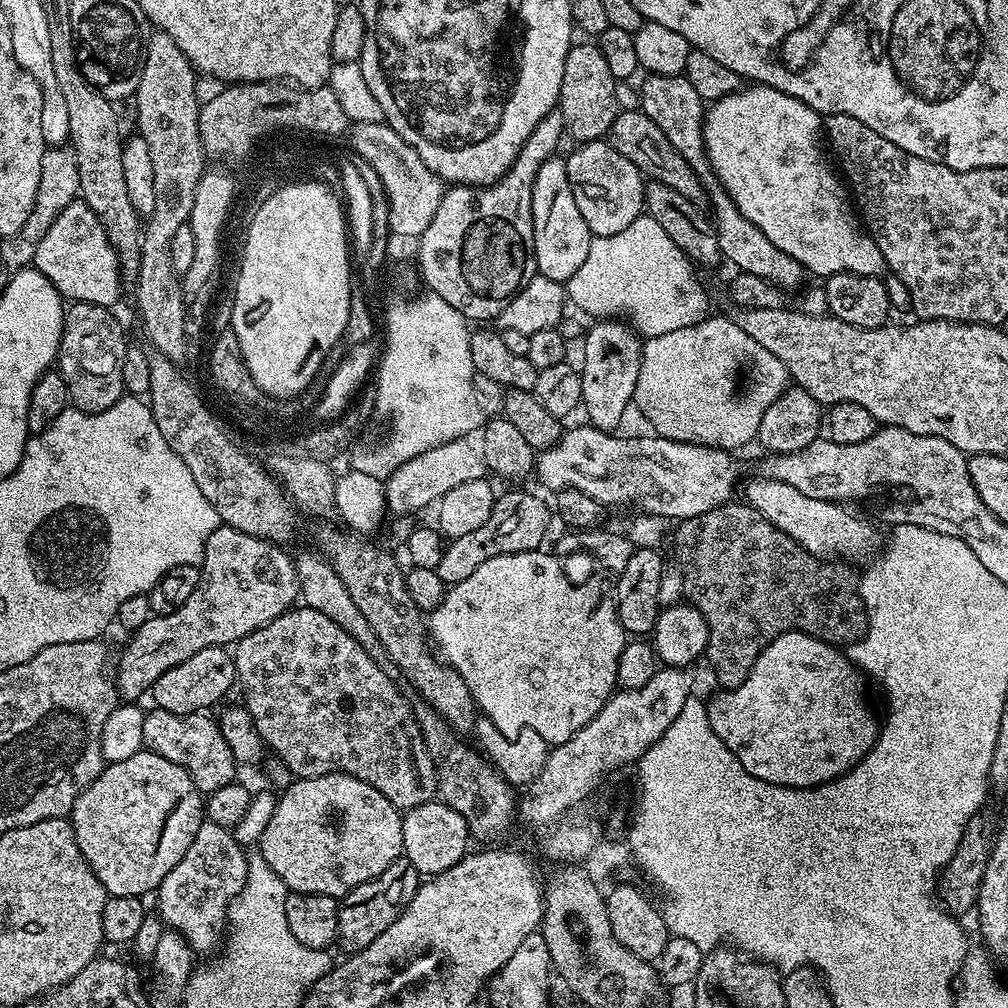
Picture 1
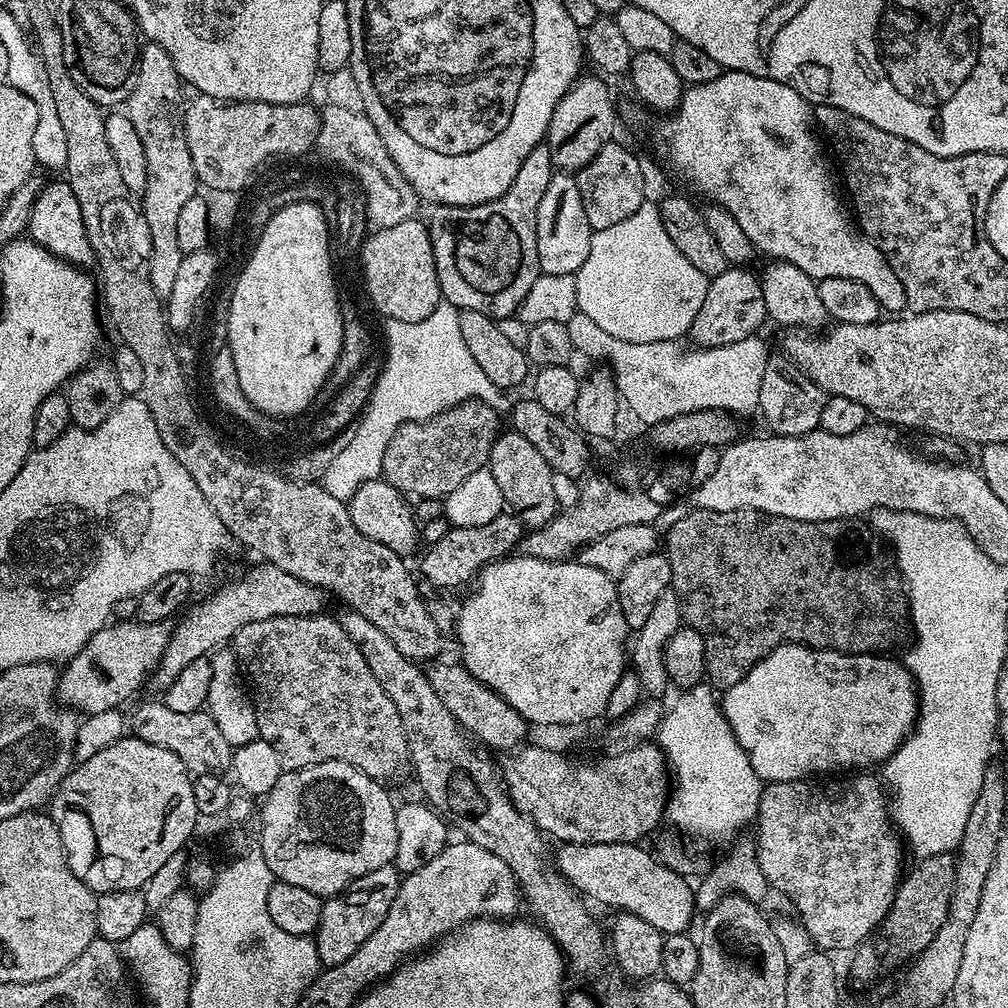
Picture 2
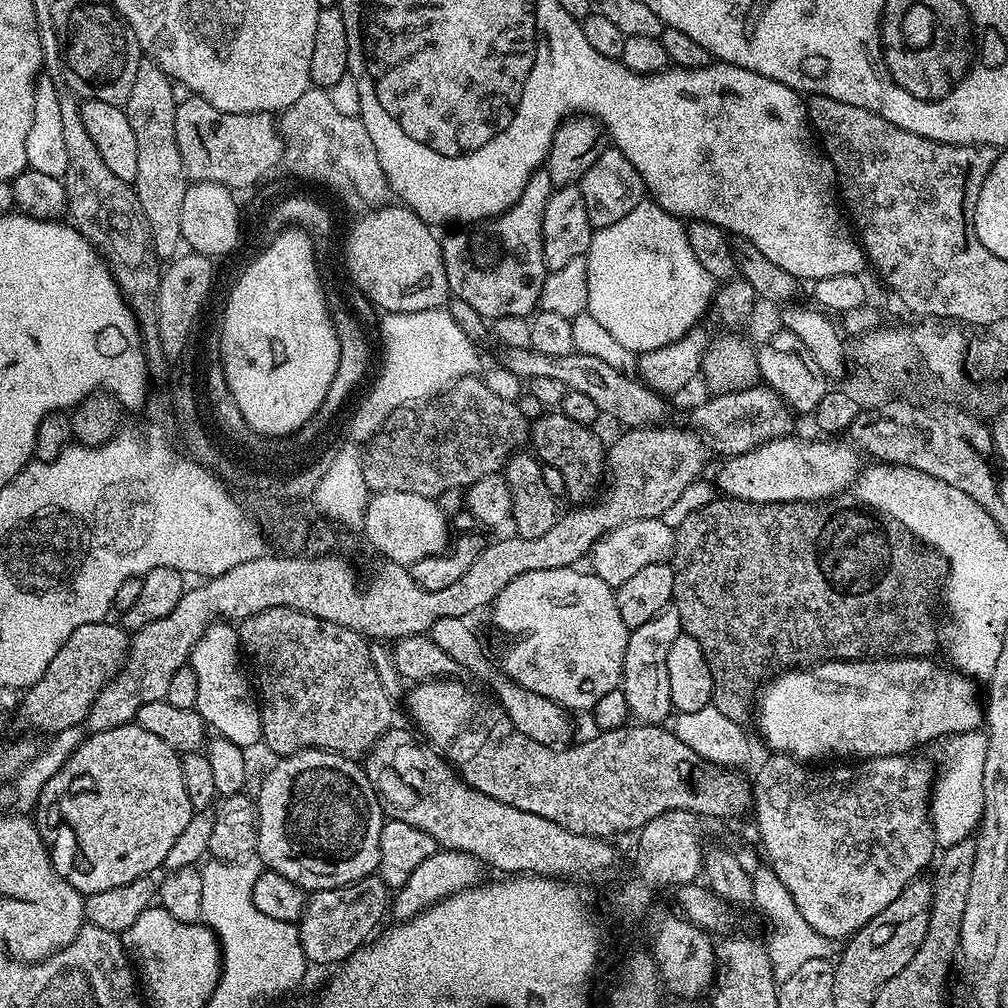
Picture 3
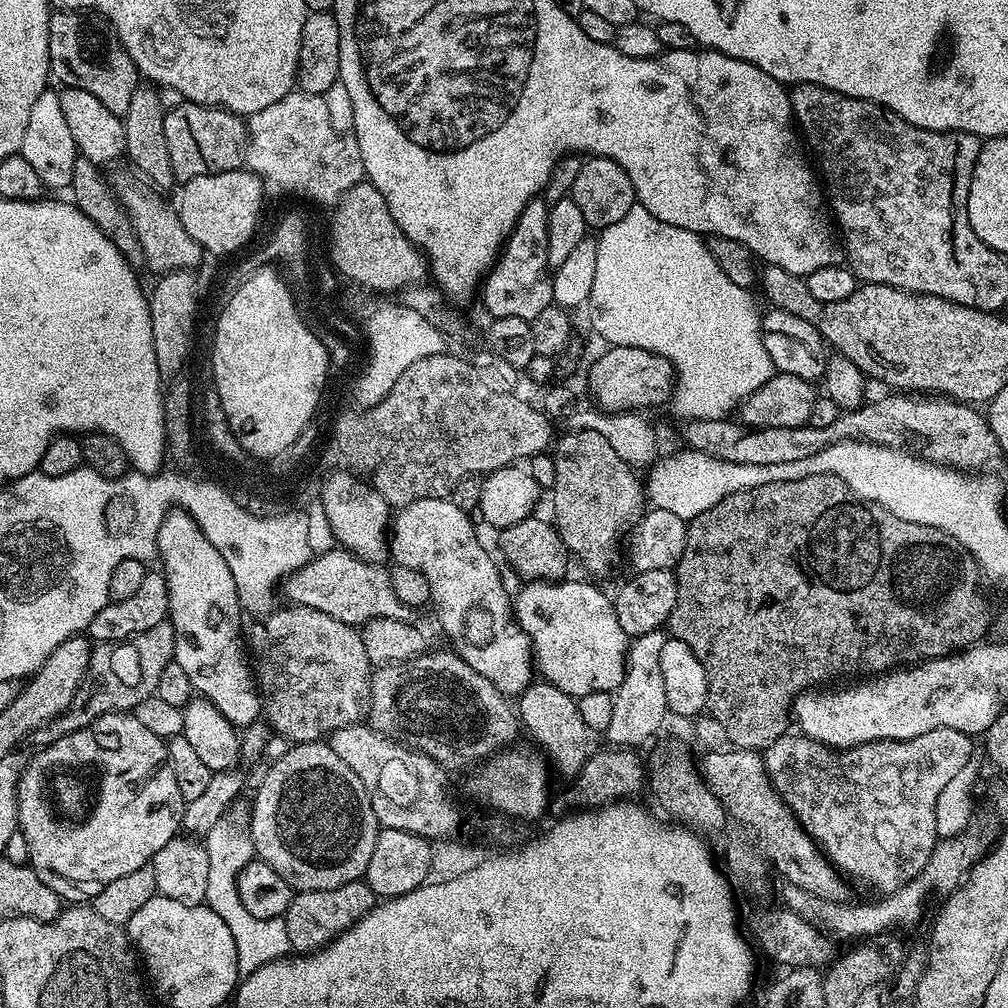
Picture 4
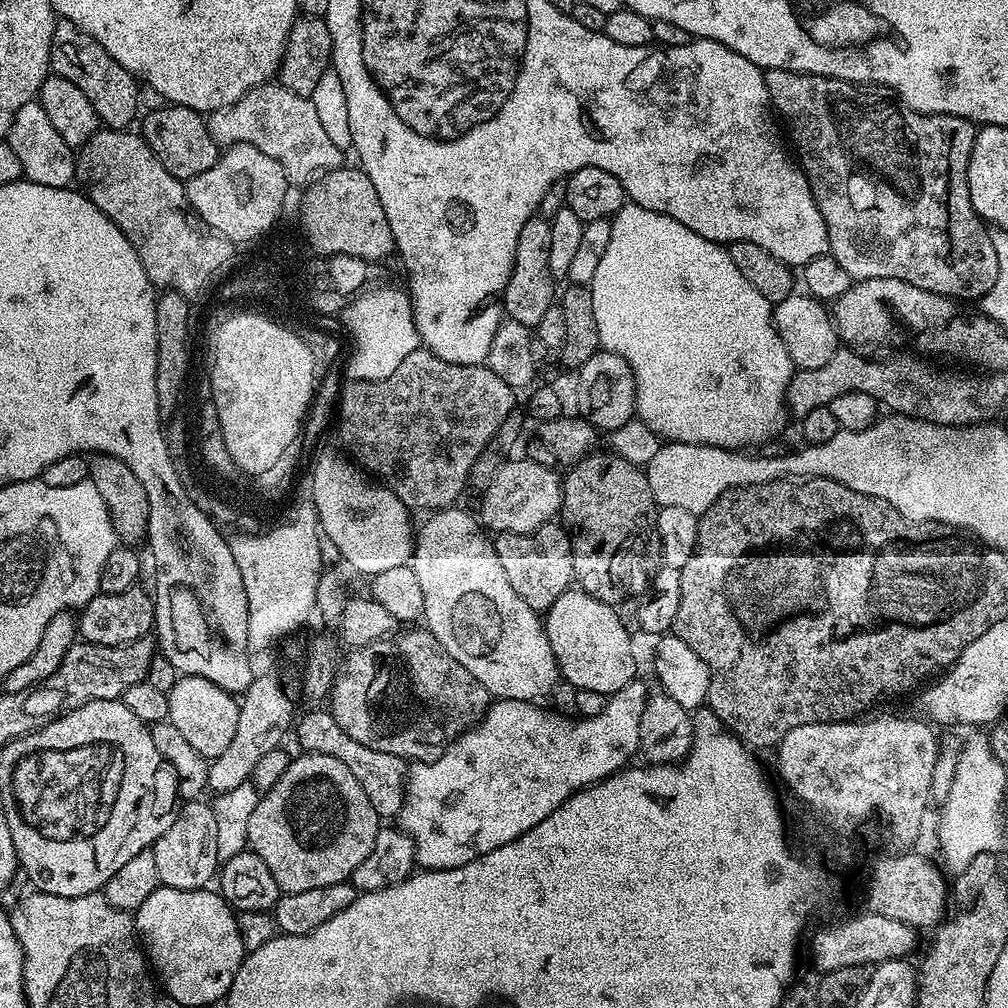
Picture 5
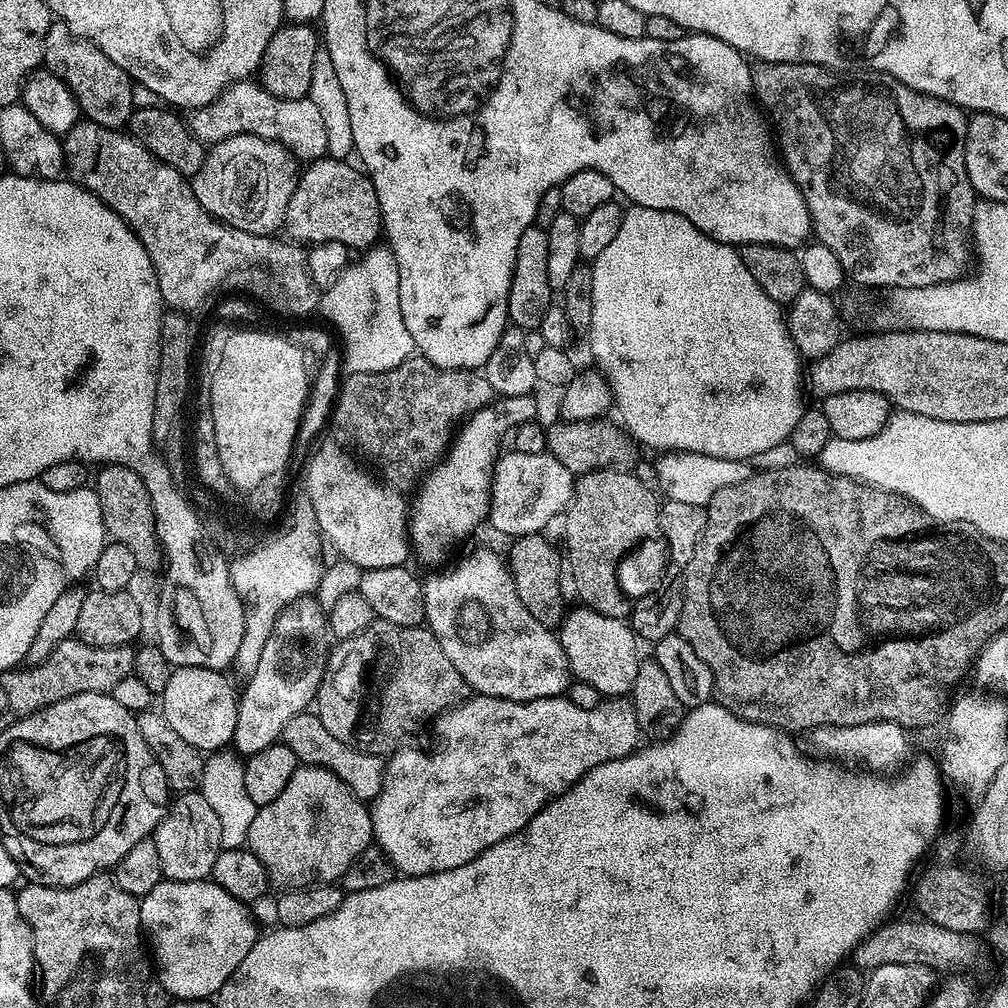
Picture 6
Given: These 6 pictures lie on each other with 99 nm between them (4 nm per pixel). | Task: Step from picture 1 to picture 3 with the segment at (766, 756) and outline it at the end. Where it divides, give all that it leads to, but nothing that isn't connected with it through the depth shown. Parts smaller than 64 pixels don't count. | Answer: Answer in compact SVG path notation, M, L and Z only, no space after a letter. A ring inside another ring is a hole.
M881 655L879 658L869 658L867 660L824 660L821 664L810 664L803 668L794 668L781 671L773 675L759 689L758 703L754 708L754 720L760 727L760 736L772 747L771 751L776 754L793 756L795 760L801 762L824 762L827 756L844 756L840 758L851 758L853 761L869 760L879 756L902 756L911 753L912 748L919 744L924 744L927 740L934 740L946 736L952 736L955 732L975 732L982 724L982 700L976 697L976 688L971 684L967 675L947 667L935 668L931 664L931 659L918 656L890 656Z

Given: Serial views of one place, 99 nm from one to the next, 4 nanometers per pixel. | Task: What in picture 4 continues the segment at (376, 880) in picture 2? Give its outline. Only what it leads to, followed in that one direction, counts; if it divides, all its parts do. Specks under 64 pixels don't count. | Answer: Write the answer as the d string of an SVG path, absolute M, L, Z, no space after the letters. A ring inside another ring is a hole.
M363 879L346 882L334 890L297 891L282 917L286 922L286 935L290 938L292 952L307 954L320 951L350 930L350 926L357 924L377 903L378 897Z

